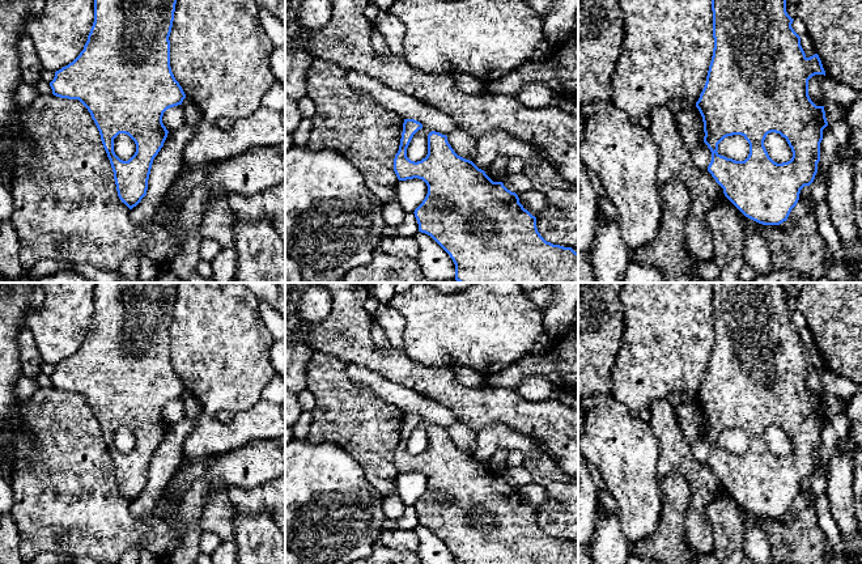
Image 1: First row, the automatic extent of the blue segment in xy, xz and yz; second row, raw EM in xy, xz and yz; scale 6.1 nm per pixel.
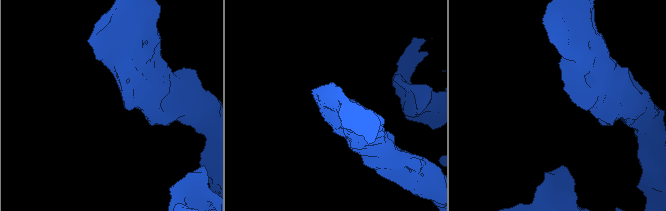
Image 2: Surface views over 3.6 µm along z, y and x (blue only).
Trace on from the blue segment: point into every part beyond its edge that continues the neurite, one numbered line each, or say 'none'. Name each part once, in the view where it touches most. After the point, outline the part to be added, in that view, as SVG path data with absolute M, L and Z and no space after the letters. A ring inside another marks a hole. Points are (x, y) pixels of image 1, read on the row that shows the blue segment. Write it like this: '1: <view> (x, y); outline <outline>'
1: yz (735, 147); outline M733 135L725 137L718 144L718 154L735 161L744 161L750 154L750 144L742 135Z

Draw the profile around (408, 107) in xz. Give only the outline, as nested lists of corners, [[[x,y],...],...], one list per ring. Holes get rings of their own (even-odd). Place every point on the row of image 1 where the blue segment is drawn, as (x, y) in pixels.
[[[347,71],[347,81],[352,88],[368,94],[382,107],[394,111],[403,119],[415,119],[420,122],[429,132],[436,131],[447,136],[458,128],[454,119],[447,114],[360,72]]]

